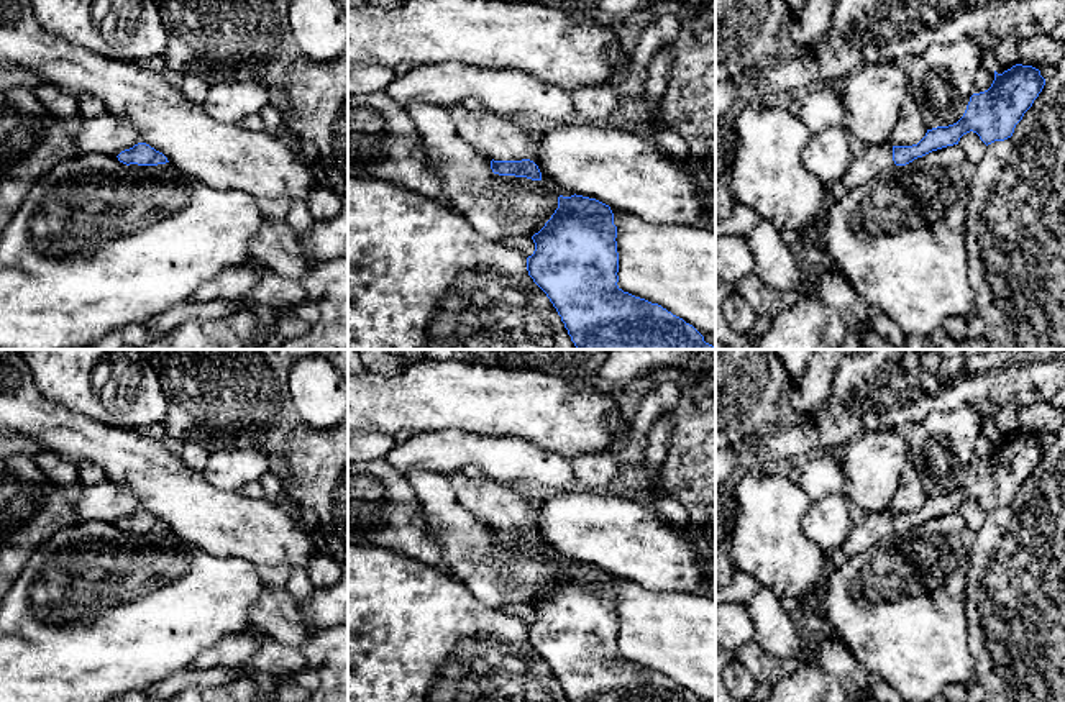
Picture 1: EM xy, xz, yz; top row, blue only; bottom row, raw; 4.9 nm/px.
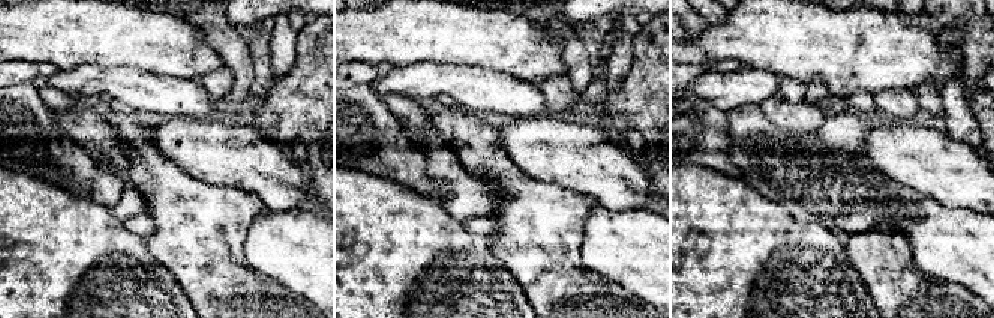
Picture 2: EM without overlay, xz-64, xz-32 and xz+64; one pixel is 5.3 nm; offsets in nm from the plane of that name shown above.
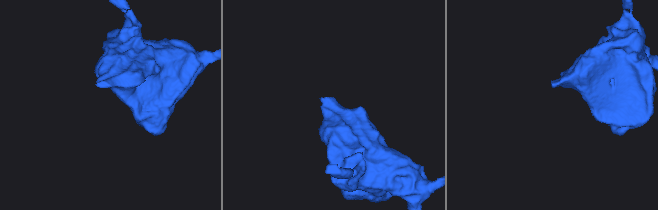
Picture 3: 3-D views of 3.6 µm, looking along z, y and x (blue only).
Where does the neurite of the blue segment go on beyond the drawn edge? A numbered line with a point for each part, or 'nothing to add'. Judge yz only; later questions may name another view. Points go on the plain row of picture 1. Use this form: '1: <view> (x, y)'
1: yz (870, 528)

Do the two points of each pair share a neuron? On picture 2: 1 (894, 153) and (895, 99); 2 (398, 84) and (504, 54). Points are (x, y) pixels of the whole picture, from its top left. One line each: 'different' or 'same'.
1: different
2: different

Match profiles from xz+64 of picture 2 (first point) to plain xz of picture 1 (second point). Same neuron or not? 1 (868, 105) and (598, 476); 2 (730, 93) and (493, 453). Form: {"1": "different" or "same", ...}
{"1": "different", "2": "same"}

